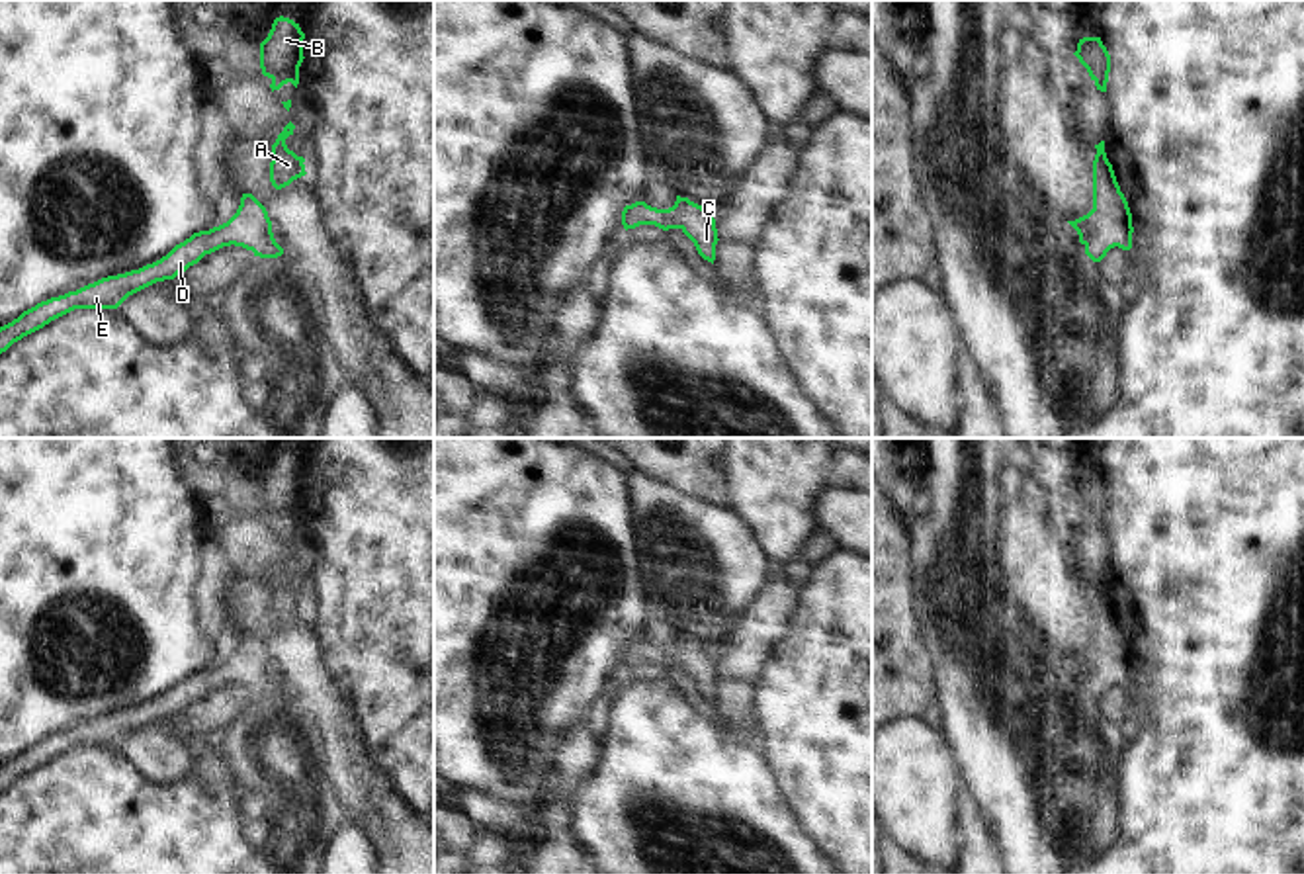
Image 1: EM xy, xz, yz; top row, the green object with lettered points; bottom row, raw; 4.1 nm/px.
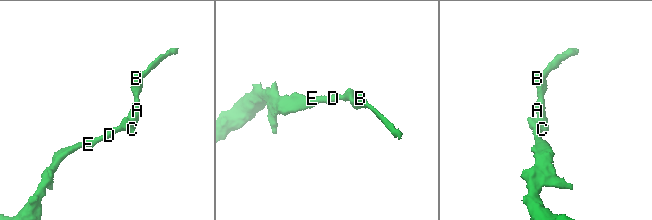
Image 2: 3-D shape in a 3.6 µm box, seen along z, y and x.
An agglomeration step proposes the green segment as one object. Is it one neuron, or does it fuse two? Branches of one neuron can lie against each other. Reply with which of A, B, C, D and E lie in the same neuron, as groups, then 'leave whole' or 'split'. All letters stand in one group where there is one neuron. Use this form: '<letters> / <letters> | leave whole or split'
A B C D E | leave whole

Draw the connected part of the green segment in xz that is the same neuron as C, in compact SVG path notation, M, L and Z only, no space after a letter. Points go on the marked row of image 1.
M676 196L676 201L669 209L657 209L645 201L626 205L622 211L624 229L635 229L639 225L655 225L663 231L680 229L696 246L698 254L712 262L716 260L717 229L714 215L690 201Z

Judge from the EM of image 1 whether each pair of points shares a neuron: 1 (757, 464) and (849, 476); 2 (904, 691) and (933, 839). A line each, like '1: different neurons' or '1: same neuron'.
1: same neuron
2: different neurons

